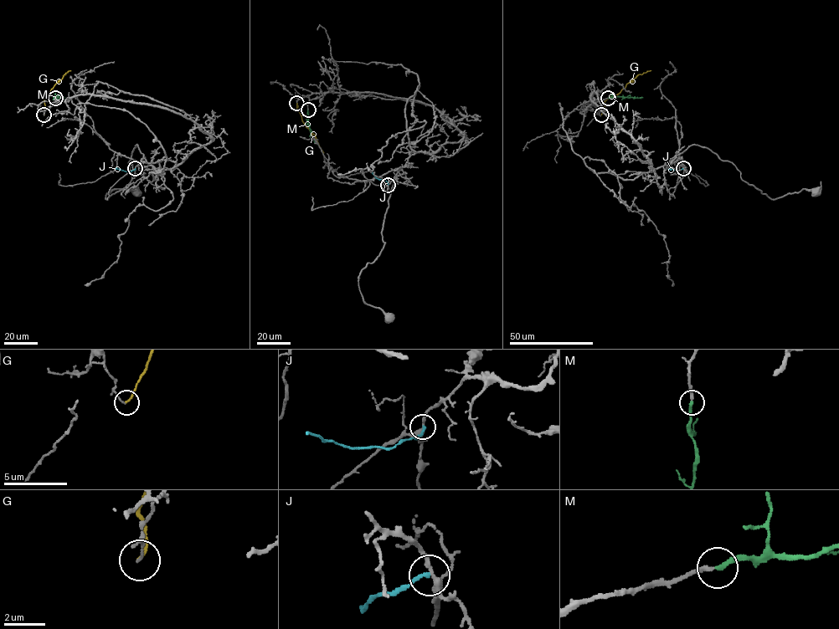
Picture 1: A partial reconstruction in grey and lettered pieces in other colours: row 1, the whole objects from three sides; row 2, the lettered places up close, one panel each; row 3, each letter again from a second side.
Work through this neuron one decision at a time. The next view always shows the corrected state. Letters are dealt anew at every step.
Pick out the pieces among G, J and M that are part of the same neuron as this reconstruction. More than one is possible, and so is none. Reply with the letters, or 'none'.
M

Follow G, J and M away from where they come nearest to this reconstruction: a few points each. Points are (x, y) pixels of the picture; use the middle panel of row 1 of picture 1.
G: (296, 103), (302, 120), (315, 135), (323, 152)
J: (388, 185), (384, 180), (377, 179), (368, 168)
M: (308, 109), (311, 136), (317, 144)

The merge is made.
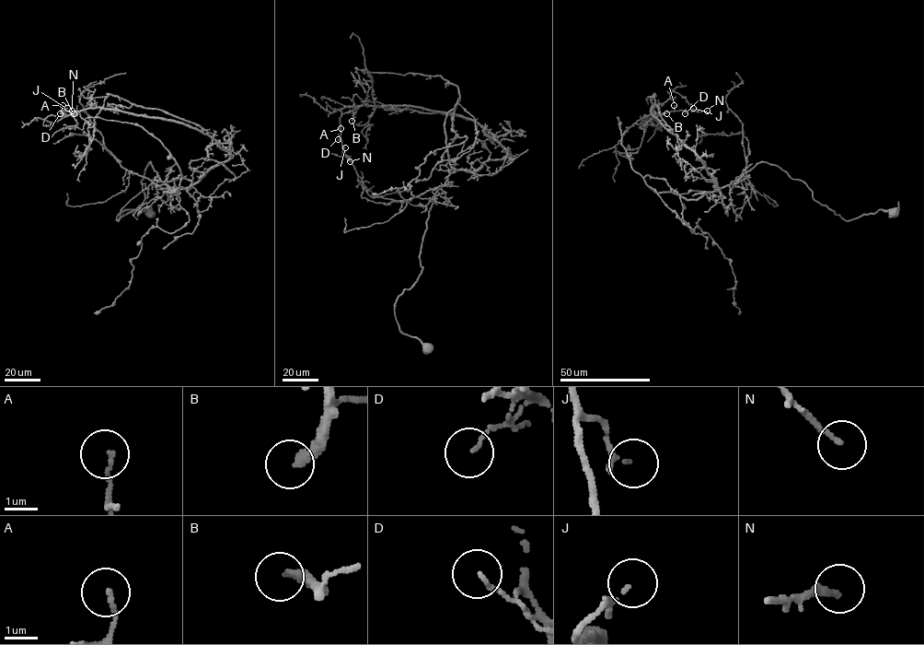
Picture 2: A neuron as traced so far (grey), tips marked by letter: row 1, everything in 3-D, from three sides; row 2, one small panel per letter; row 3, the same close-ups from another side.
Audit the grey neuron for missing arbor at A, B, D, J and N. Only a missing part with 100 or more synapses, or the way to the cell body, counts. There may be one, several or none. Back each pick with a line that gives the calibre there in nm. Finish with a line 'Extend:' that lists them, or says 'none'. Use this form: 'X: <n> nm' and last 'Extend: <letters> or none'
B: 300 nm
Extend: B

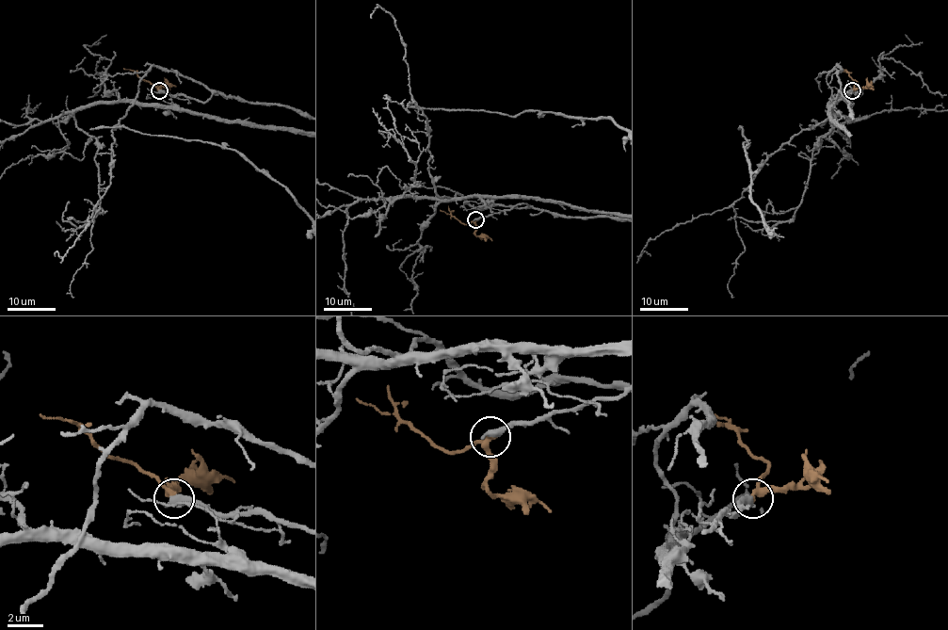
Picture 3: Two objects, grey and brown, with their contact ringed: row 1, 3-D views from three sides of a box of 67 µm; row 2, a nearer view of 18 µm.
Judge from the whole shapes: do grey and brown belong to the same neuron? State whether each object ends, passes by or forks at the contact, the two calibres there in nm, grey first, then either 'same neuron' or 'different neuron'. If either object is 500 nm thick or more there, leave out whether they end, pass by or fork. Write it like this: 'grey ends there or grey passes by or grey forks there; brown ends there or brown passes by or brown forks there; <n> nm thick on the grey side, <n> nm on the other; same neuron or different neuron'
grey ends there; brown passes by; 480 nm thick on the grey side, 280 nm on the other; same neuron

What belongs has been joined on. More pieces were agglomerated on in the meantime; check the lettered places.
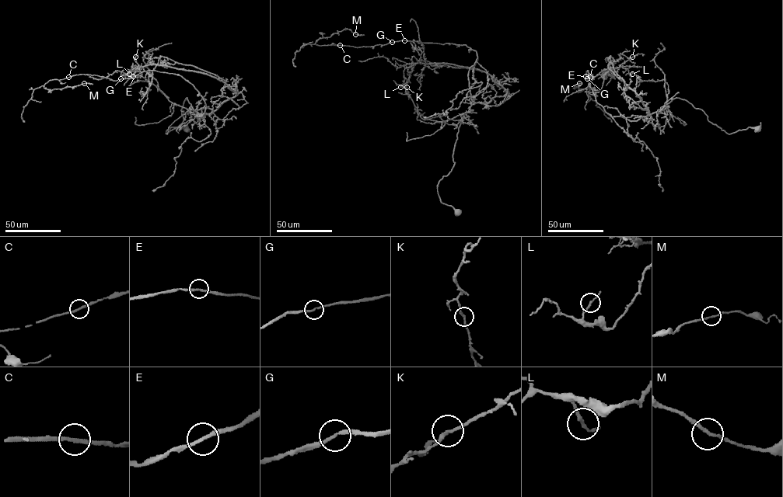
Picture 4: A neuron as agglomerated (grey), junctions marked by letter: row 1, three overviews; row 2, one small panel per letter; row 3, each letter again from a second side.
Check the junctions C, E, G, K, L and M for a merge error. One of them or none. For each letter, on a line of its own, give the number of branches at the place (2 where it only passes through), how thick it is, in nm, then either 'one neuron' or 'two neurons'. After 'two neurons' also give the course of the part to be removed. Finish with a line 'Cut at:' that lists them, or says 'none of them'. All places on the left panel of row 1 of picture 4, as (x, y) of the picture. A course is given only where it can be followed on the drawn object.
C: 2 | 240 nm | one neuron
E: 2 | 220 nm | one neuron
G: 2 | 190 nm | one neuron
K: 2 | 190 nm | one neuron
L: 2 | 170 nm | one neuron
M: 2 | 180 nm | one neuron
Cut at: none of them

